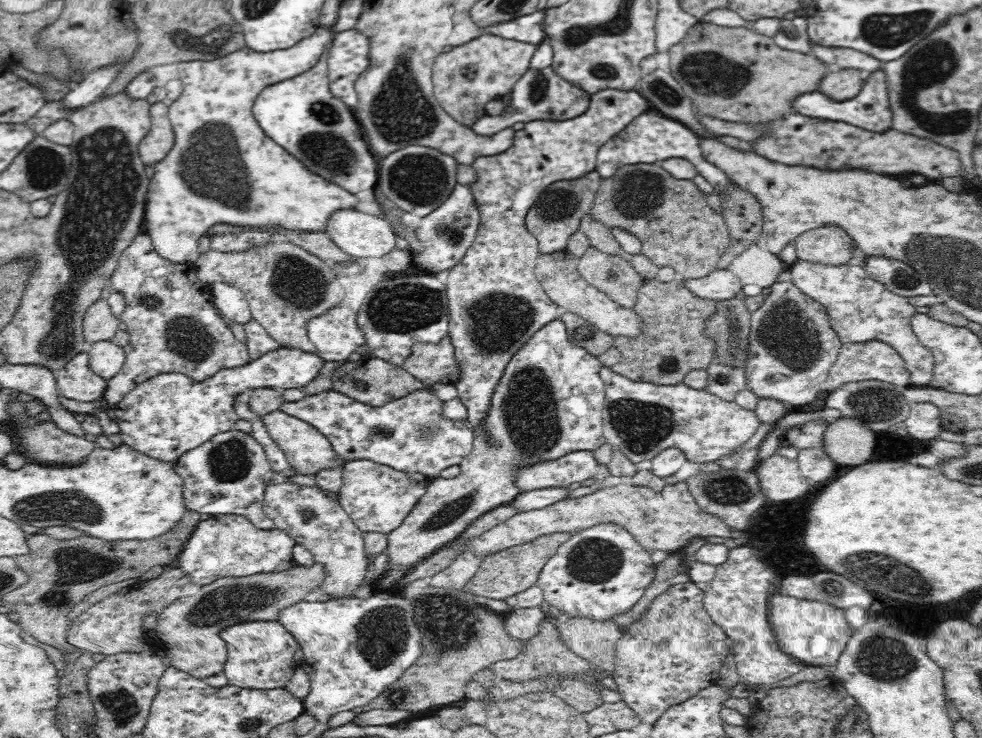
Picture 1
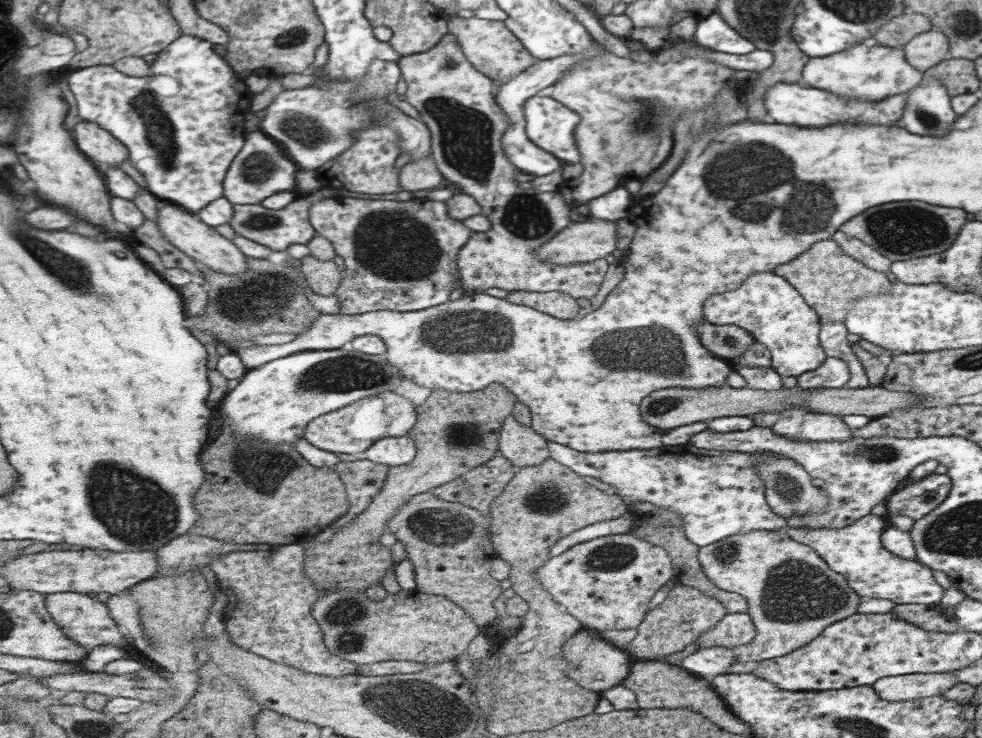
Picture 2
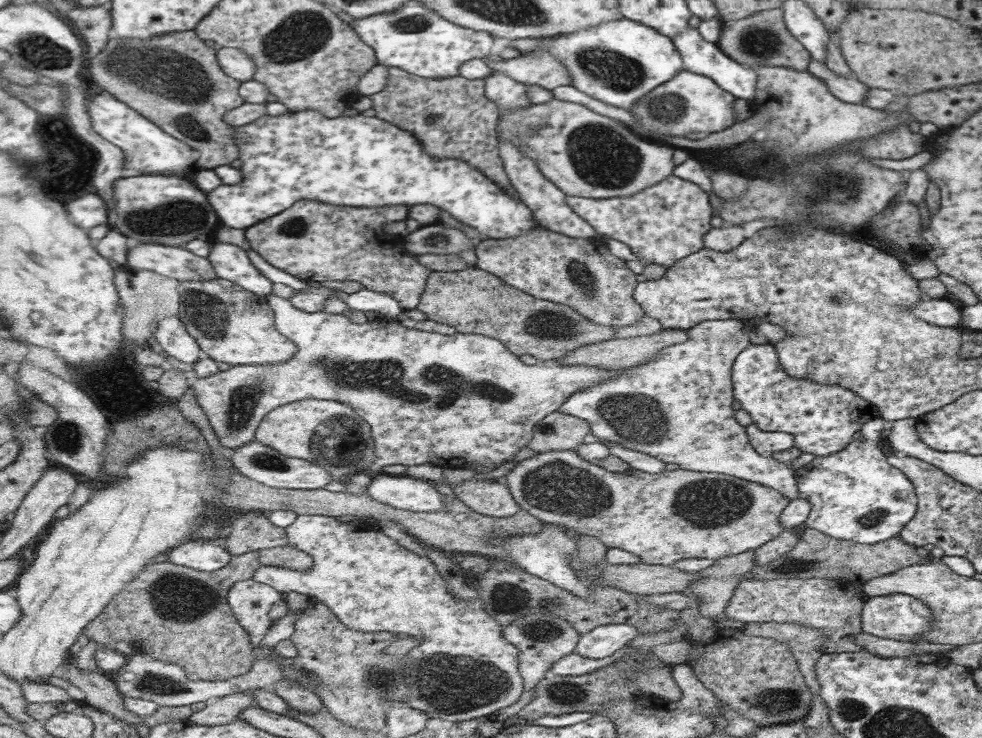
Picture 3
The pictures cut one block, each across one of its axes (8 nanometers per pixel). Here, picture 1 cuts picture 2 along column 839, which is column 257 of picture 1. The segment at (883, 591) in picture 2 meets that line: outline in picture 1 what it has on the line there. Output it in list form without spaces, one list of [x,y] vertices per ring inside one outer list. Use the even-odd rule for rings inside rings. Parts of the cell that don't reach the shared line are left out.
[[[228,515],[204,518],[192,532],[192,536],[185,541],[185,546],[177,557],[175,566],[180,567],[189,577],[192,584],[202,587],[206,584],[212,584],[214,580],[220,580],[224,577],[242,577],[252,576],[256,573],[276,573],[284,572],[298,564],[294,559],[294,548],[296,541],[280,529],[264,530],[254,526],[245,516]]]

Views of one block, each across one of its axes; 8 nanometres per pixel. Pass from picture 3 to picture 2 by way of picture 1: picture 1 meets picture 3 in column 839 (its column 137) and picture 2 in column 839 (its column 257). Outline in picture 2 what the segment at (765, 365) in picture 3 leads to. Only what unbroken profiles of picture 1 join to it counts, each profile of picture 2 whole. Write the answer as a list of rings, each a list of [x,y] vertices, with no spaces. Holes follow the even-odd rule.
[[[828,357],[819,367],[796,377],[796,387],[801,390],[815,388],[841,388],[849,378],[849,369],[844,361]]]

